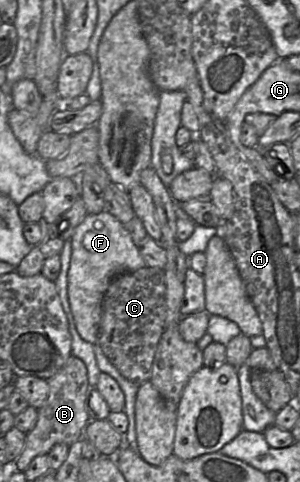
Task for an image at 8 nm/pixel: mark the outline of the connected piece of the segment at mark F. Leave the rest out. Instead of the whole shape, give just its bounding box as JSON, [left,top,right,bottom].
[67,211,146,344]

